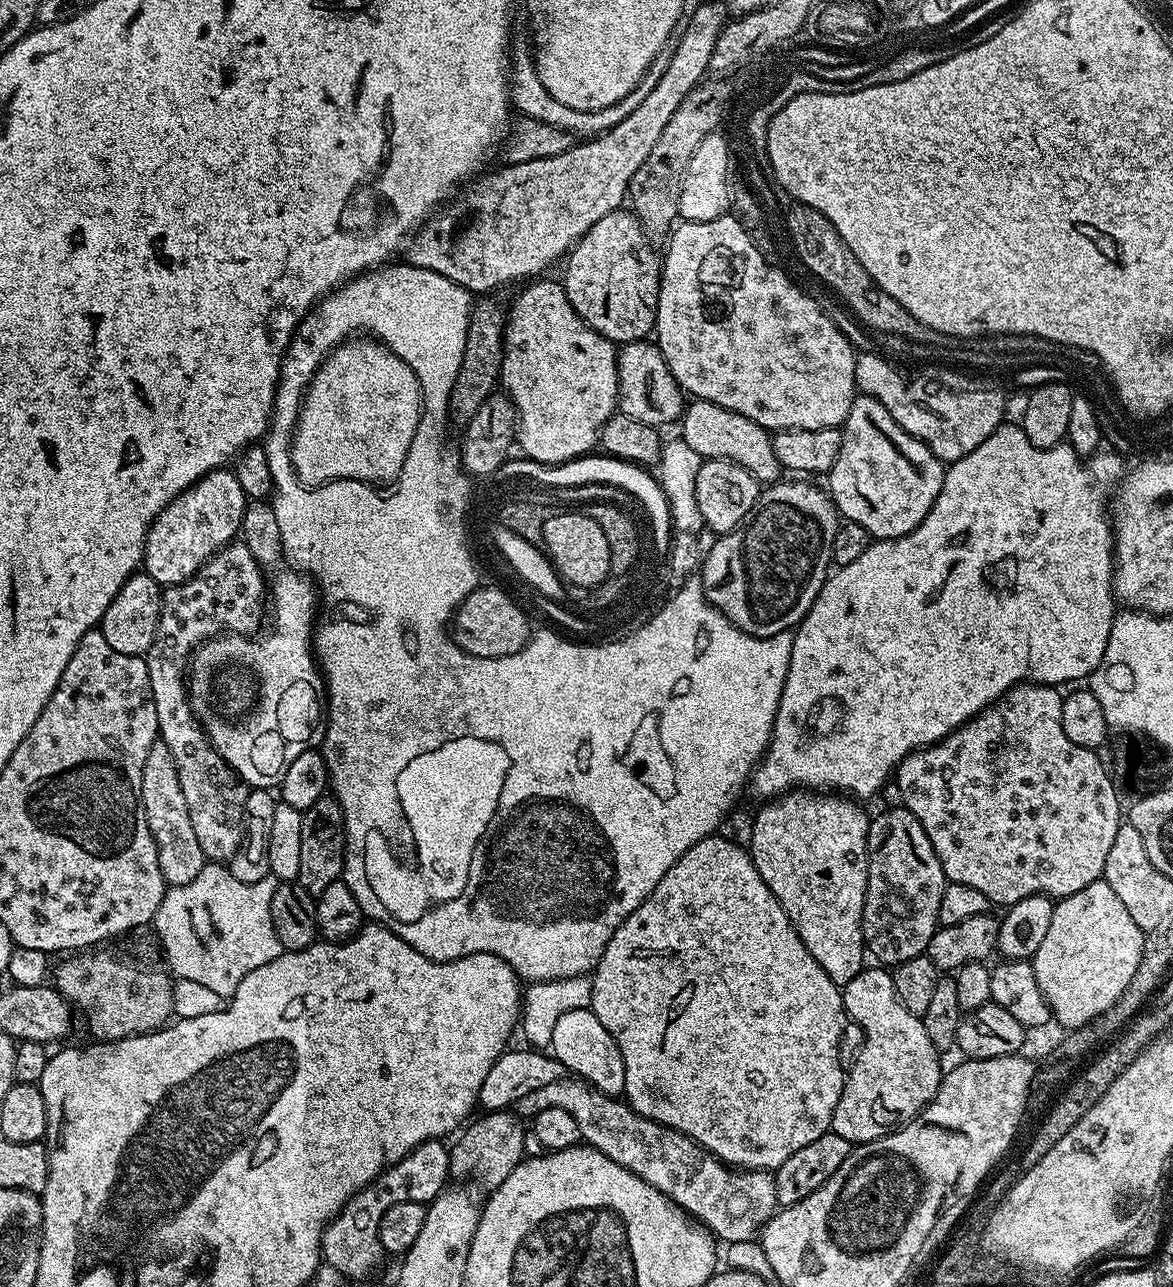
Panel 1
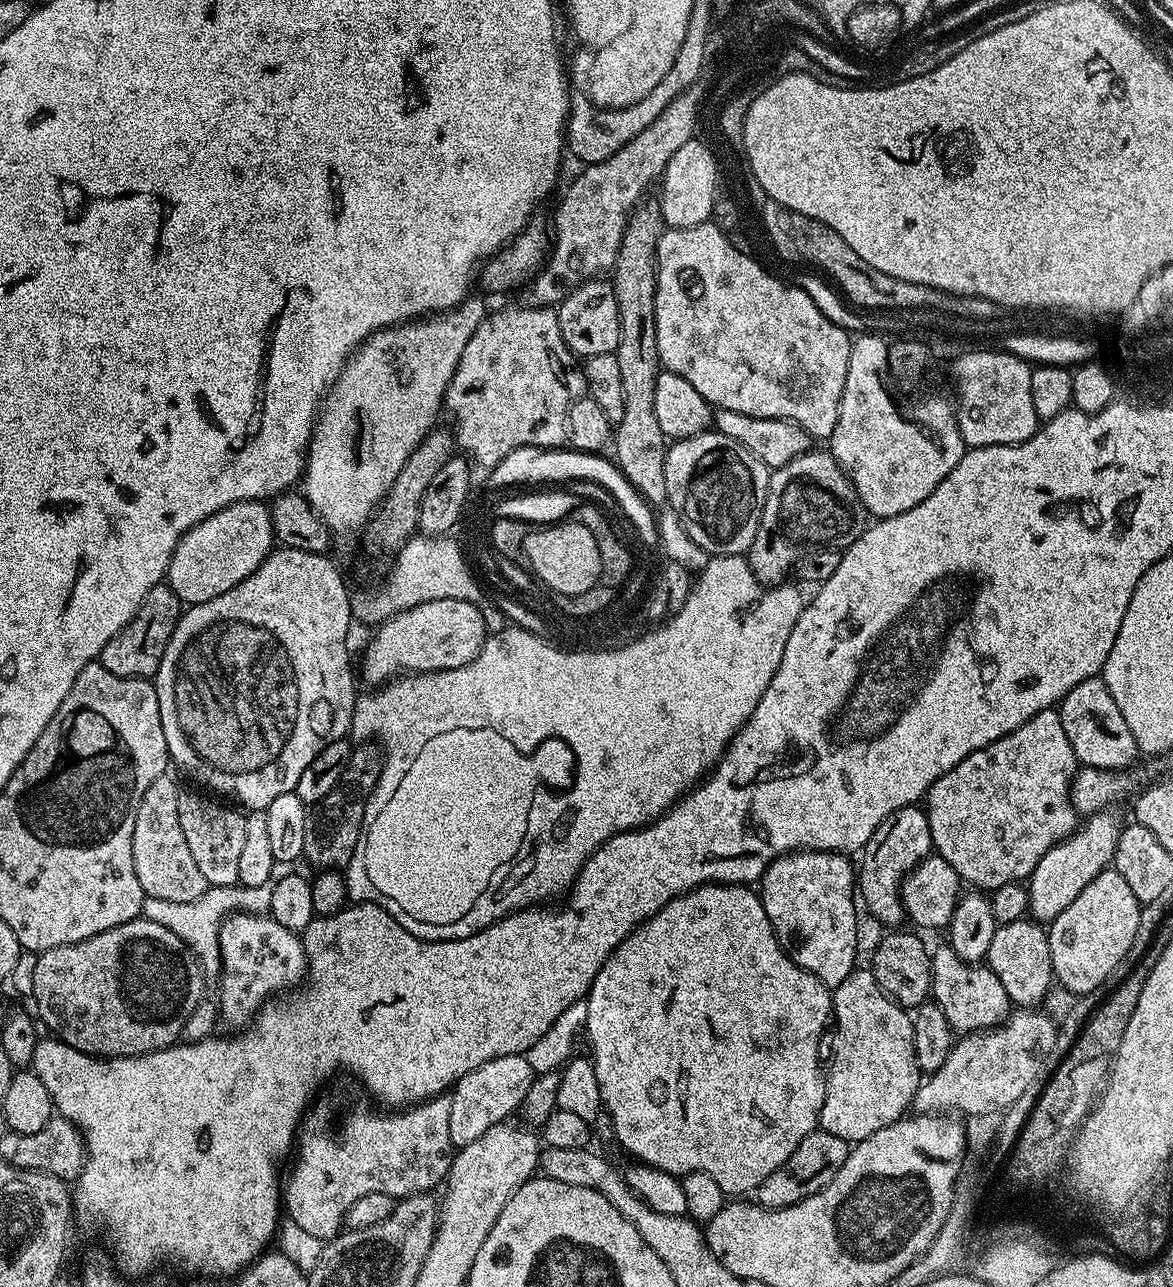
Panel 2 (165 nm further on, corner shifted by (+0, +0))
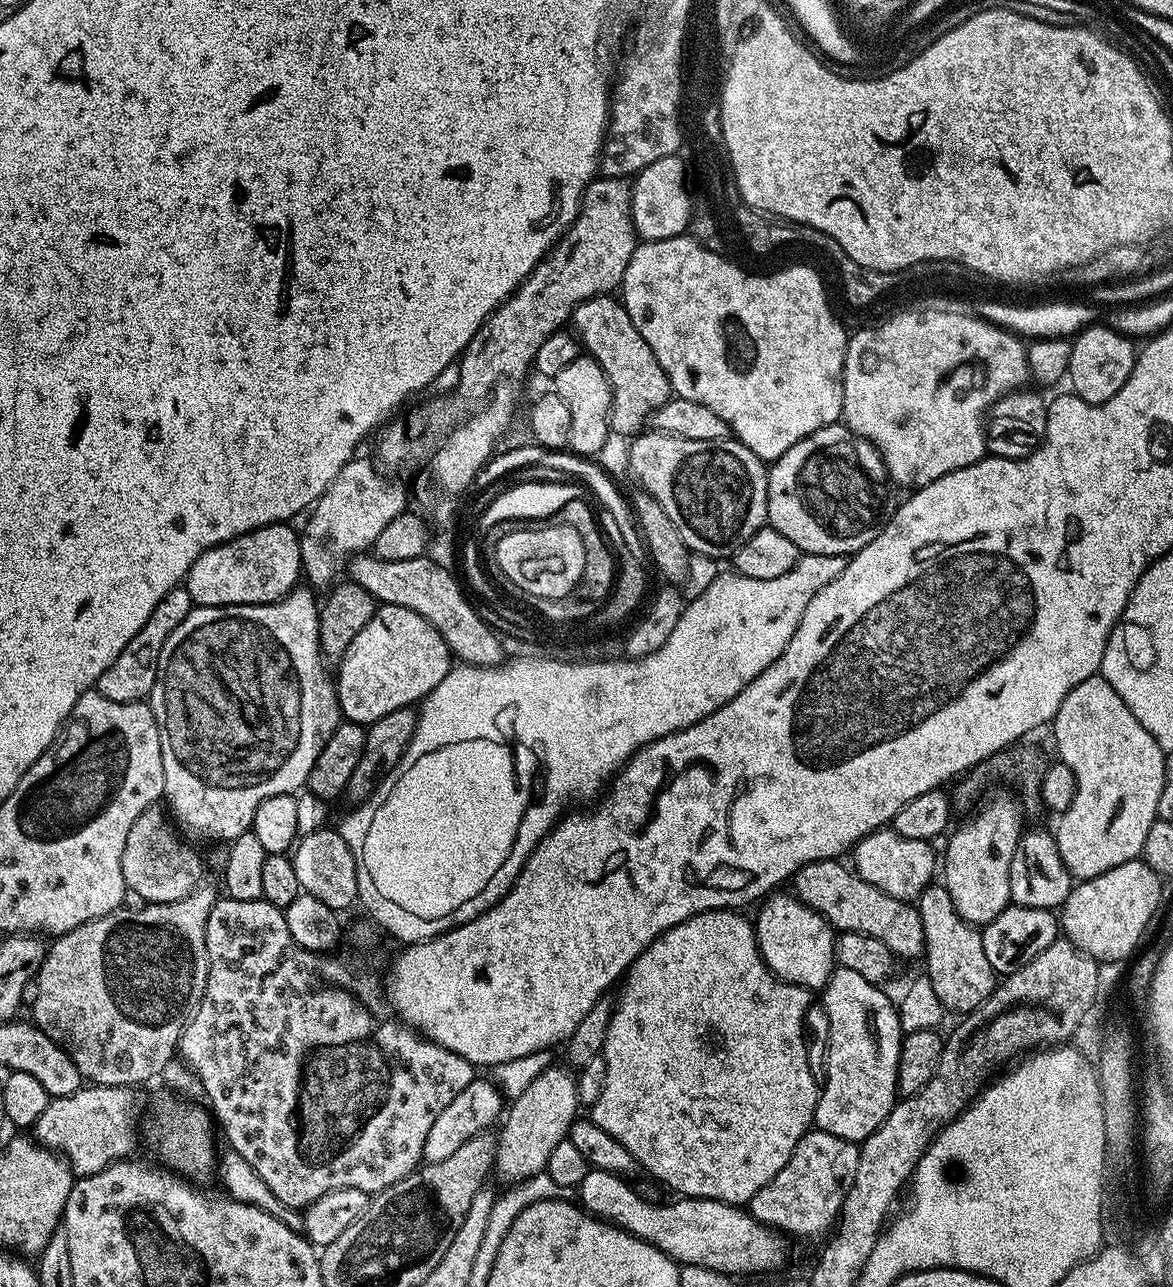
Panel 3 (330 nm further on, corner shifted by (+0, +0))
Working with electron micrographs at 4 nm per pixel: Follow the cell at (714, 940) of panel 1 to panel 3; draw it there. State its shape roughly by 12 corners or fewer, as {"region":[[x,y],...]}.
{"region":[[713,908],[627,970],[590,1119],[737,1206],[821,1085],[813,993]]}

